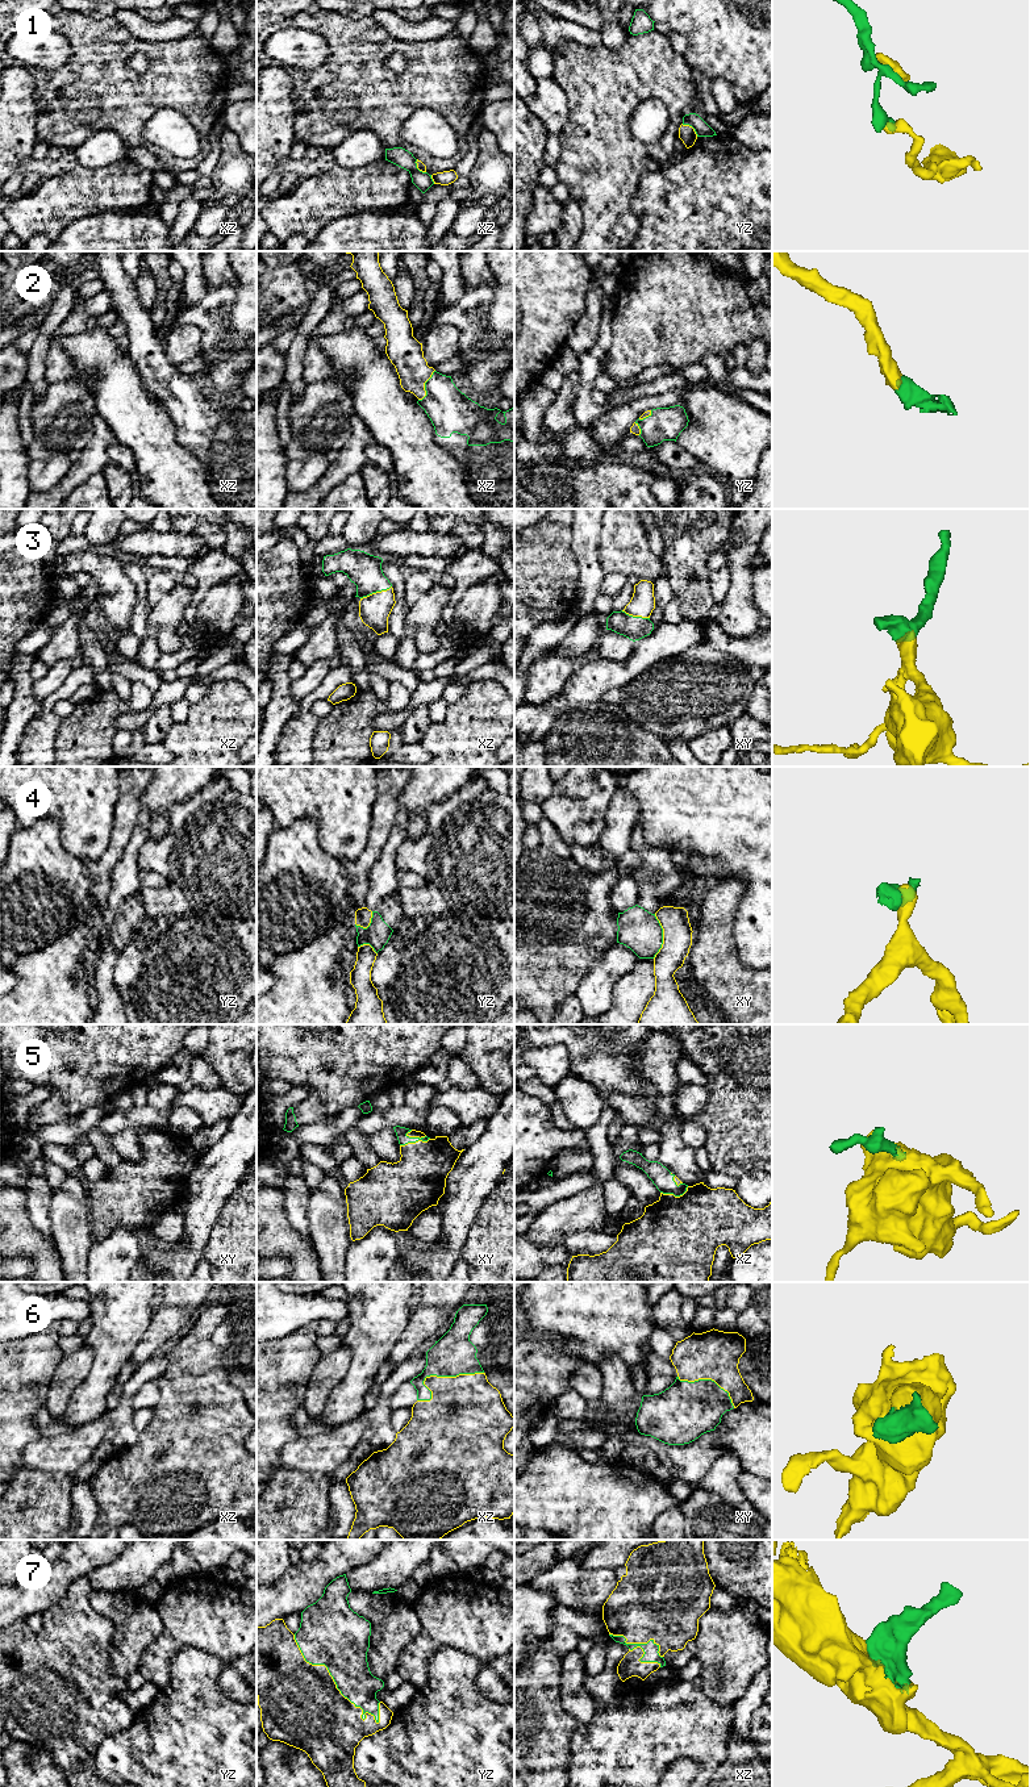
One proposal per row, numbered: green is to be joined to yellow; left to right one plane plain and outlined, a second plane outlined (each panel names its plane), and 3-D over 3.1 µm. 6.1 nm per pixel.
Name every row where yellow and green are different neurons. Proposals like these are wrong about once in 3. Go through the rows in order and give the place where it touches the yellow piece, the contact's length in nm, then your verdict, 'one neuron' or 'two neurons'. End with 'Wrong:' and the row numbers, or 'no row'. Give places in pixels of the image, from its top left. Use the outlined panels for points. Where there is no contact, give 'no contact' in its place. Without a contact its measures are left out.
1: contact yz (691, 126); length 130 nm; two neurons
2: contact xz (424, 385); length 220 nm; one neuron
3: contact xz (376, 592); length 200 nm; one neuron
4: contact xy (663, 936); length 280 nm; two neurons
5: contact xy (416, 1142); length 190 nm; one neuron
6: contact xz (436, 1376); length 440 nm; one neuron
7: contact yz (332, 1677); length 750 nm; one neuron
Wrong: 1, 4

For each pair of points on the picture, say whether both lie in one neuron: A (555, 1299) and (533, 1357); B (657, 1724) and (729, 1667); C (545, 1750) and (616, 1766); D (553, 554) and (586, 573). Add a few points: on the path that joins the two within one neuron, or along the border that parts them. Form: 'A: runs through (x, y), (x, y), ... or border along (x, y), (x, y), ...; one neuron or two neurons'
A: border along (528, 1322), (545, 1335), (559, 1335), (568, 1352); two neurons
B: border along (697, 1677), (701, 1691), (709, 1699), (729, 1706); two neurons
C: border along (576, 1725), (570, 1746), (567, 1773); two neurons
D: border along (571, 538), (571, 550), (578, 566), (578, 598); two neurons

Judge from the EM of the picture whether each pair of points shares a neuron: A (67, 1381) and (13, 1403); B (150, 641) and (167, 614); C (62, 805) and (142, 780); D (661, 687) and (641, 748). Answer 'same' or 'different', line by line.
A: different
B: same
C: different
D: different

